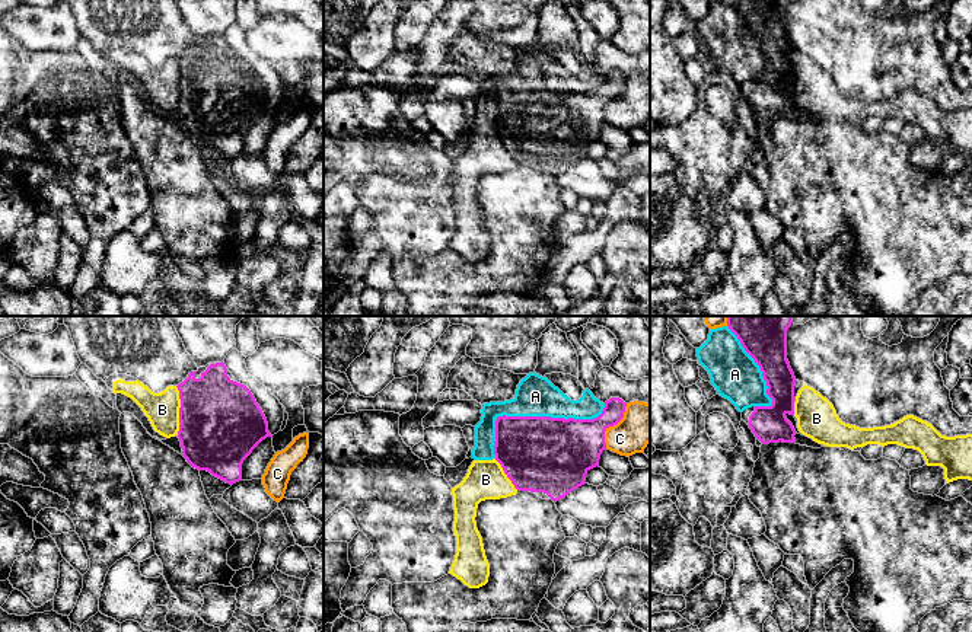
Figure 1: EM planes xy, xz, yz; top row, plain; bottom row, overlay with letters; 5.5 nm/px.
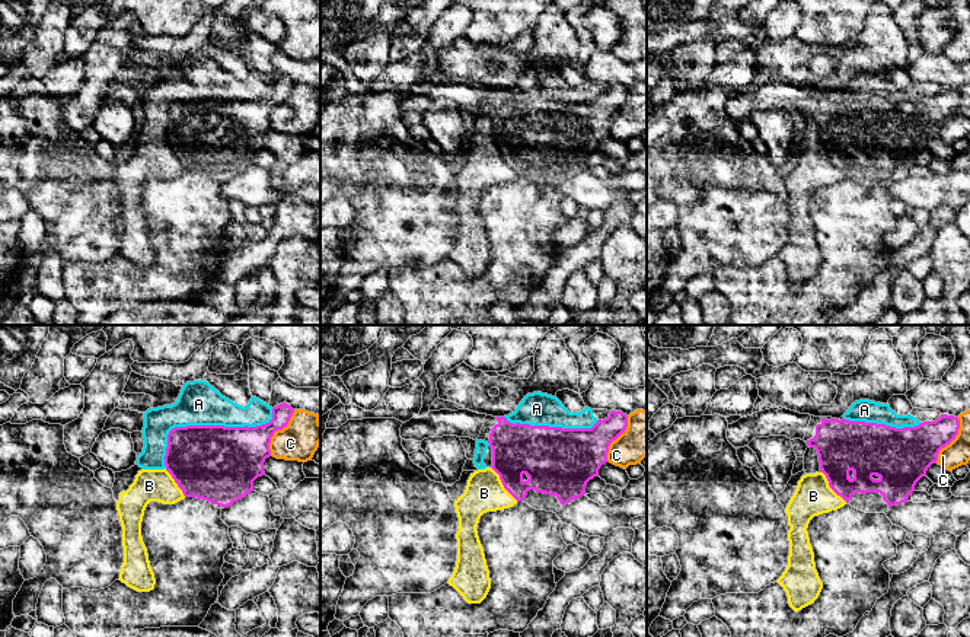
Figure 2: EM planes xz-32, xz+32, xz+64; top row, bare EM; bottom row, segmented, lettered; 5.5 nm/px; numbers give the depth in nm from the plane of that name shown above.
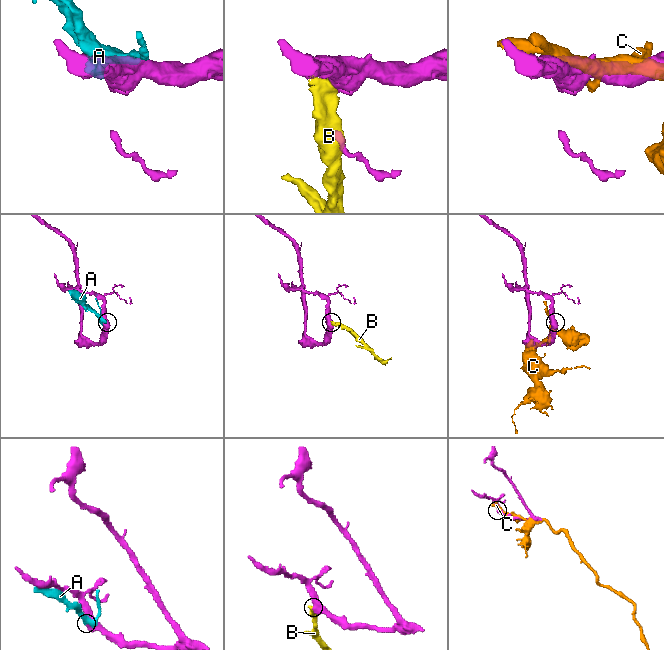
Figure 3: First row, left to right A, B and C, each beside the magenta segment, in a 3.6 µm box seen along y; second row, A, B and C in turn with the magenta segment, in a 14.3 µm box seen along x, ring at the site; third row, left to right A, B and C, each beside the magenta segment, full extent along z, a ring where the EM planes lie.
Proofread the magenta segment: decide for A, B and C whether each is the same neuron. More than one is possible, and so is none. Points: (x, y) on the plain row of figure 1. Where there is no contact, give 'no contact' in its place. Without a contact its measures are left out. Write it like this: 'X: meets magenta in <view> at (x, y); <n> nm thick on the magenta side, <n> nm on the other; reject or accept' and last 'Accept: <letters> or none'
A: meets magenta in xz at (554, 92); 420 nm thick on the magenta side, 220 nm on the other; reject
B: meets magenta in xy at (181, 77); 440 nm thick on the magenta side, 190 nm on the other; reject
C: meets magenta in xz at (612, 99); 300 nm thick on the magenta side, 220 nm on the other; reject
Accept: none

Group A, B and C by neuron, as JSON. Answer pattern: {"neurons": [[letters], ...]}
{"neurons": [["A", "B"], ["C"]]}

